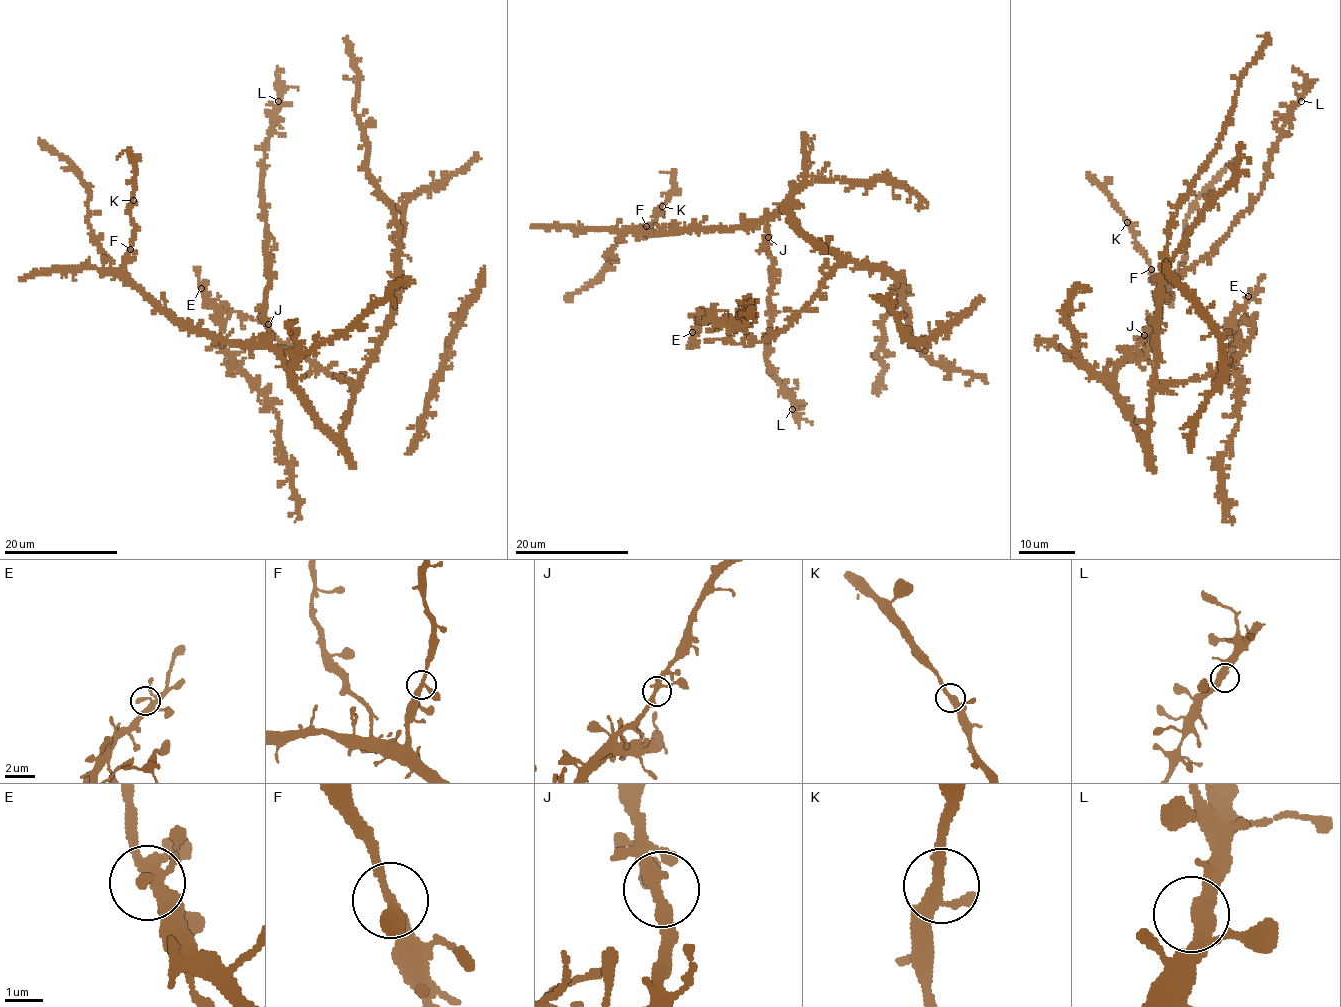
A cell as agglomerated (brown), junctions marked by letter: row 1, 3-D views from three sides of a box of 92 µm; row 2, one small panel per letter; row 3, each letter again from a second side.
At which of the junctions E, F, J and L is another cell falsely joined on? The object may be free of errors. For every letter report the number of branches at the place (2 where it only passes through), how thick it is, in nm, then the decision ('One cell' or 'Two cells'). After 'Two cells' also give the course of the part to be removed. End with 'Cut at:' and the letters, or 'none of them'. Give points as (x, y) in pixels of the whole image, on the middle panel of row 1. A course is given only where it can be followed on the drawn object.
E: Branches: 3. Thickness 170 nm. One cell
F: Branches: 3. Thickness 280 nm. One cell
J: Branches: 3. Thickness 280 nm. One cell
L: Branches: 3. Thickness 320 nm. One cell
Cut at: none of them

